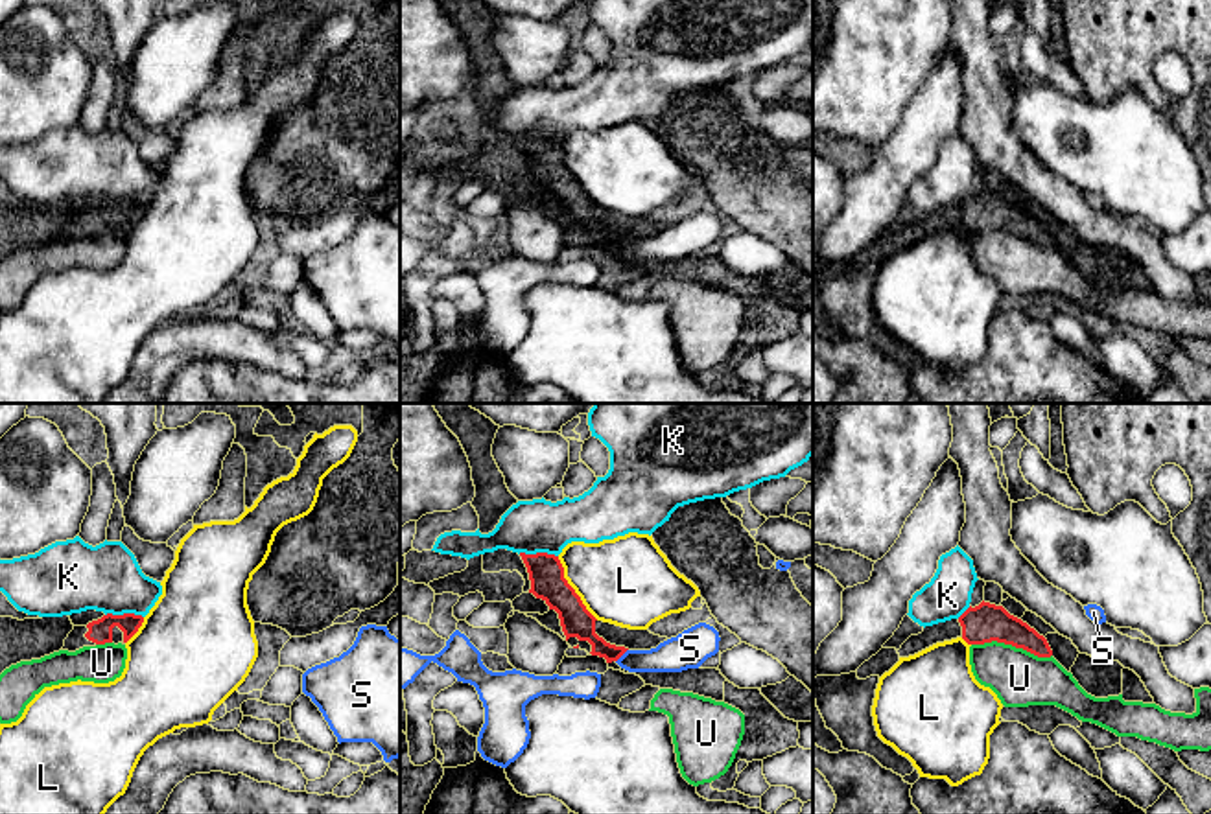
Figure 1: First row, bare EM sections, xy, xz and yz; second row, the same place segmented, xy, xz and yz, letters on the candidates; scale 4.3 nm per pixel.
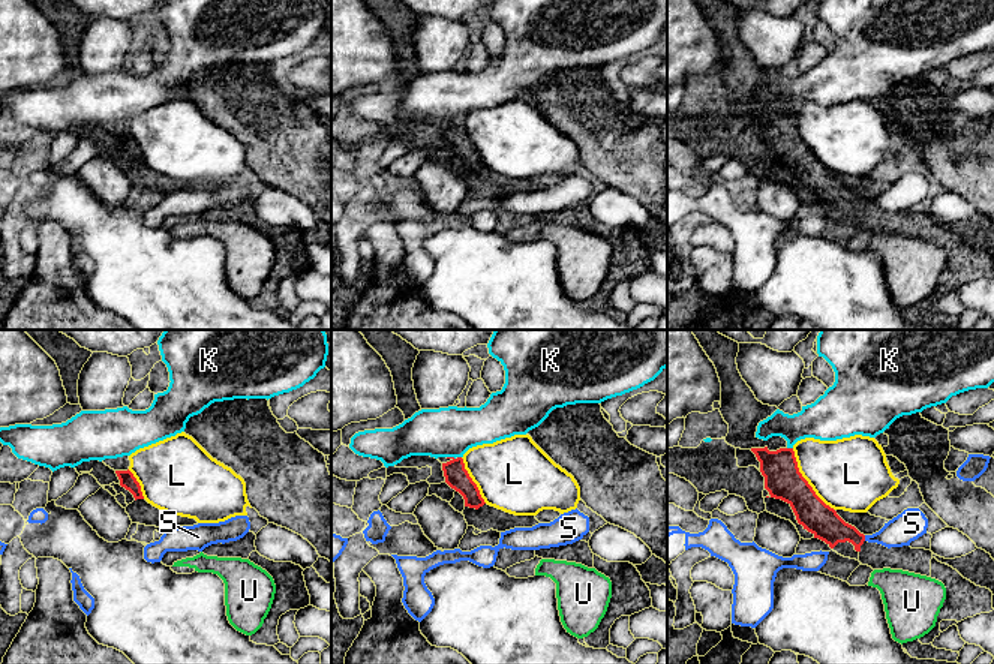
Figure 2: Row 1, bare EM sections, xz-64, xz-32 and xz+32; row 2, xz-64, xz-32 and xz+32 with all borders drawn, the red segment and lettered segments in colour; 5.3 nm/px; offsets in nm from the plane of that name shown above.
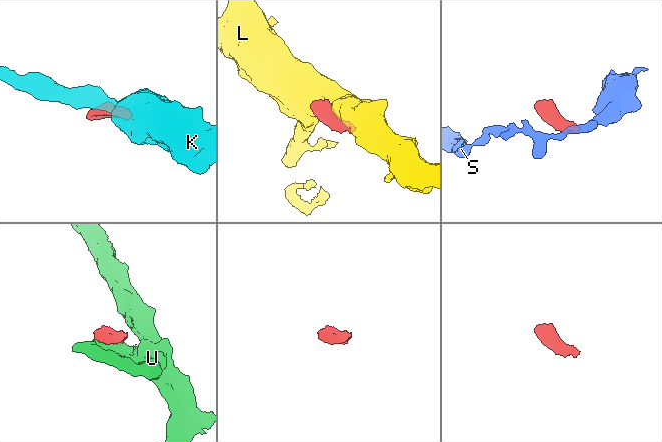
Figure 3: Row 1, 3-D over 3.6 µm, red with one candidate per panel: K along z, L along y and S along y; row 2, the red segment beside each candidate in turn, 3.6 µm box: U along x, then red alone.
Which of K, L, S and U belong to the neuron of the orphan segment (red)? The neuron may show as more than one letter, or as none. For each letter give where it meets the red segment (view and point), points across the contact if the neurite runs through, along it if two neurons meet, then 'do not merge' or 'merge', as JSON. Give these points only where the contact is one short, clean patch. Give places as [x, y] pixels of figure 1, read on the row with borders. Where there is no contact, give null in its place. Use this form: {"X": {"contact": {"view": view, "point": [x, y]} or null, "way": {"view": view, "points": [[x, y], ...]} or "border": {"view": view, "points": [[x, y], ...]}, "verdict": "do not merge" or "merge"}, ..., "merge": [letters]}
{"K": {"contact": {"view": "xz", "point": [539, 553]}, "border": {"view": "xz", "points": [[518, 553], [553, 553], [557, 557]]}, "verdict": "do not merge"}, "L": {"contact": {"view": "xz", "point": [572, 588]}, "verdict": "do not merge"}, "S": {"contact": {"view": "xz", "point": [622, 654]}, "border": {"view": "xz", "points": [[627, 649], [616, 662]]}, "verdict": "do not merge"}, "U": {"contact": {"view": "yz", "point": [1012, 645]}, "verdict": "do not merge"}, "merge": []}

